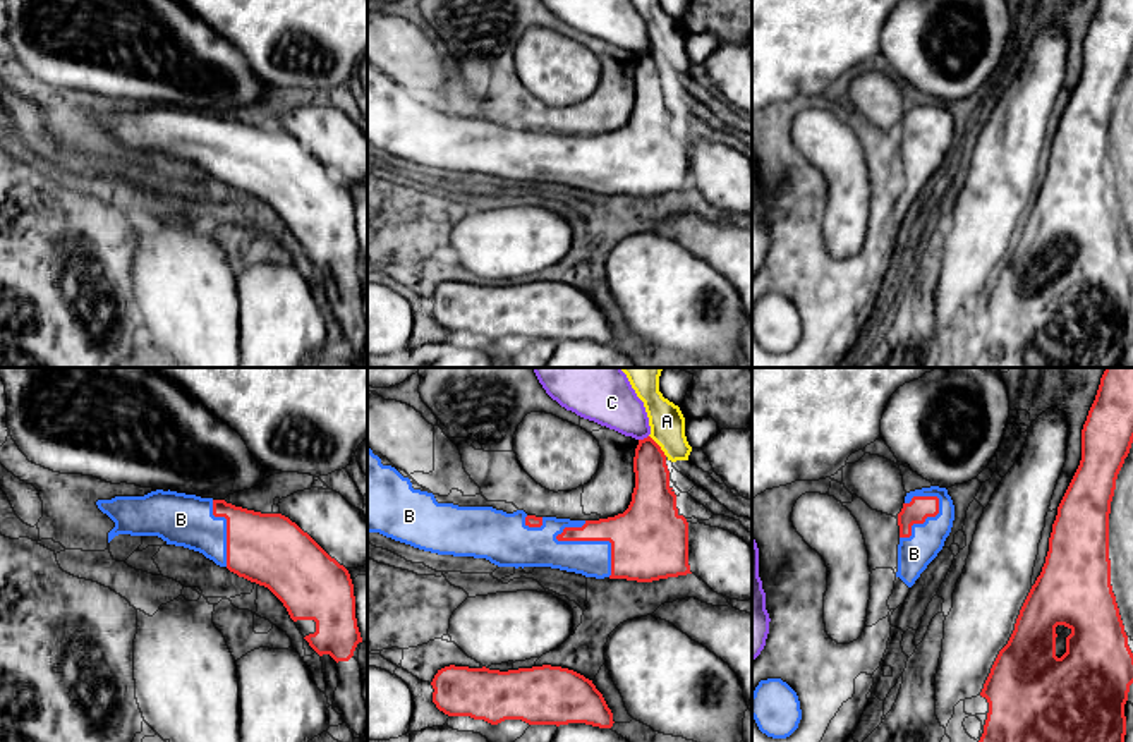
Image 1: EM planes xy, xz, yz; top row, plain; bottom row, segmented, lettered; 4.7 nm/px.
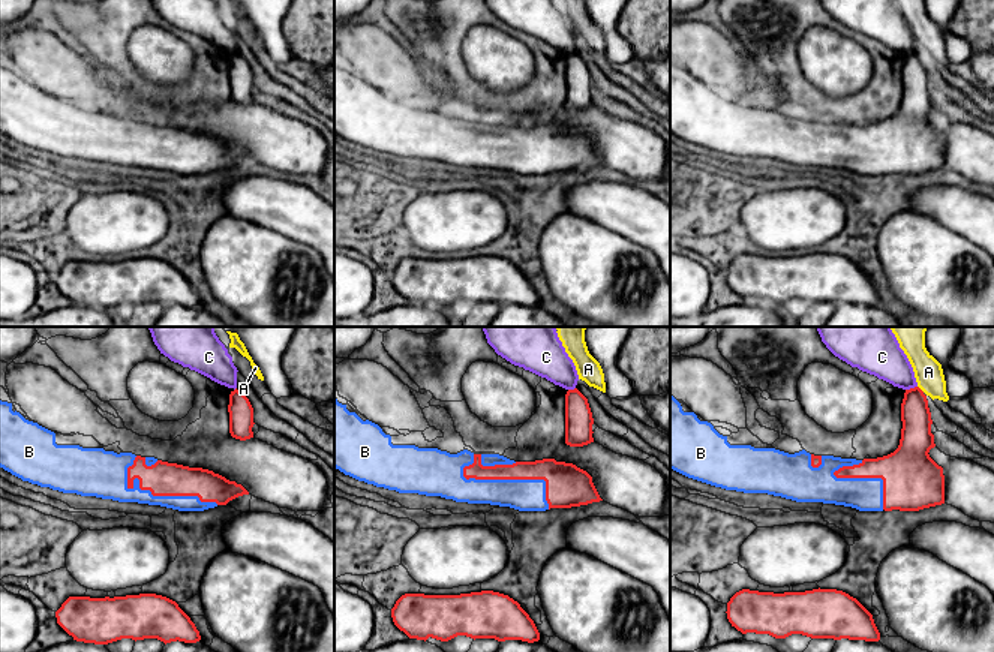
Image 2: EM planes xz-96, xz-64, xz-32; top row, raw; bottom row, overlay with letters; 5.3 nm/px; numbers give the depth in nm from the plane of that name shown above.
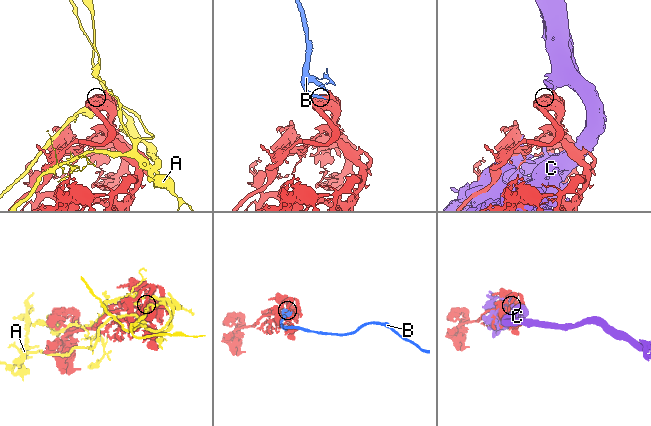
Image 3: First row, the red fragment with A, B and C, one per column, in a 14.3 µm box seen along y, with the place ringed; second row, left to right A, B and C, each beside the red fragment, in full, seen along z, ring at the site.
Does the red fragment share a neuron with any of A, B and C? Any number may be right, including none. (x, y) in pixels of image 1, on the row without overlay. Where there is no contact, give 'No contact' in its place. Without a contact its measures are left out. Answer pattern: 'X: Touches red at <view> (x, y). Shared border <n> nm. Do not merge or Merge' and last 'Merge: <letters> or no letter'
A: Touches red at xz (658, 60). Shared border 130 nm. Do not merge
B: Touches red at xz (599, 155). Shared border 320 nm. Merge
C: Touches red at xz (644, 54). Shared border 50 nm. Do not merge
Merge: B

